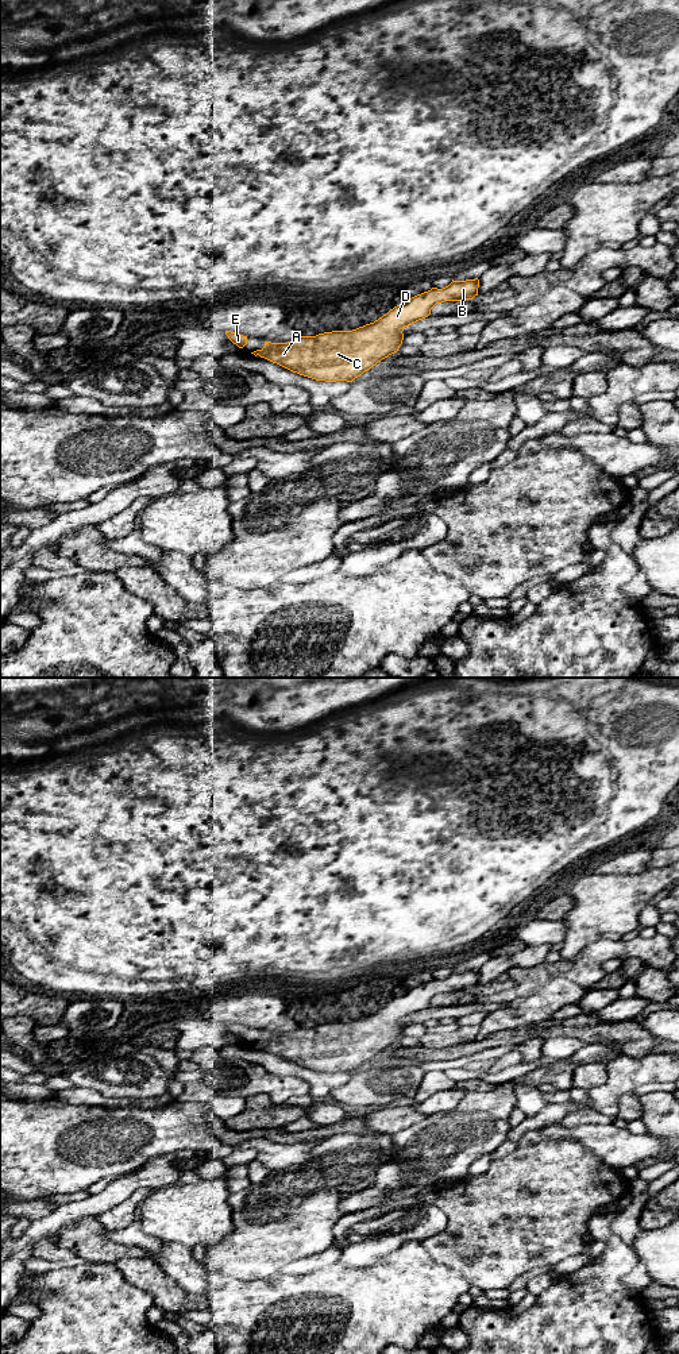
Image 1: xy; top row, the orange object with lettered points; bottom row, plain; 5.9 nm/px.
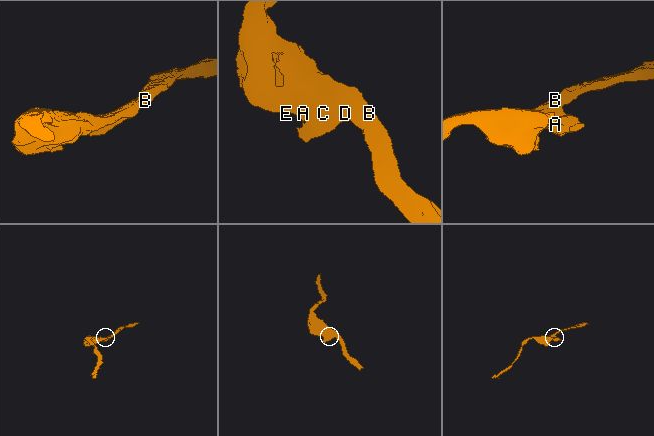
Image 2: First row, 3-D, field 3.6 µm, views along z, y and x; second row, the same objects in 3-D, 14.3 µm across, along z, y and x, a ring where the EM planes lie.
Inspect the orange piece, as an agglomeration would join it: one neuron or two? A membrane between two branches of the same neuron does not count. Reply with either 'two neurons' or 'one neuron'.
one neuron

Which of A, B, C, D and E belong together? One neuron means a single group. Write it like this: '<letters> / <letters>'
A B C D E

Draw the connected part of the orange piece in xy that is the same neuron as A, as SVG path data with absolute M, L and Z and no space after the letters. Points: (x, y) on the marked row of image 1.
M479 279L454 281L443 288L432 288L428 292L408 298L404 304L394 306L386 315L352 331L332 331L316 336L297 336L288 343L265 342L262 350L251 354L259 355L300 375L325 382L352 382L364 371L370 370L382 359L398 351L404 340L404 328L431 315L436 304L444 301L472 300L478 296Z

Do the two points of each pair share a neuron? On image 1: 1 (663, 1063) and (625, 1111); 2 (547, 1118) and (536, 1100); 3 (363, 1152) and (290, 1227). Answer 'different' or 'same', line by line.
1: different
2: different
3: same

